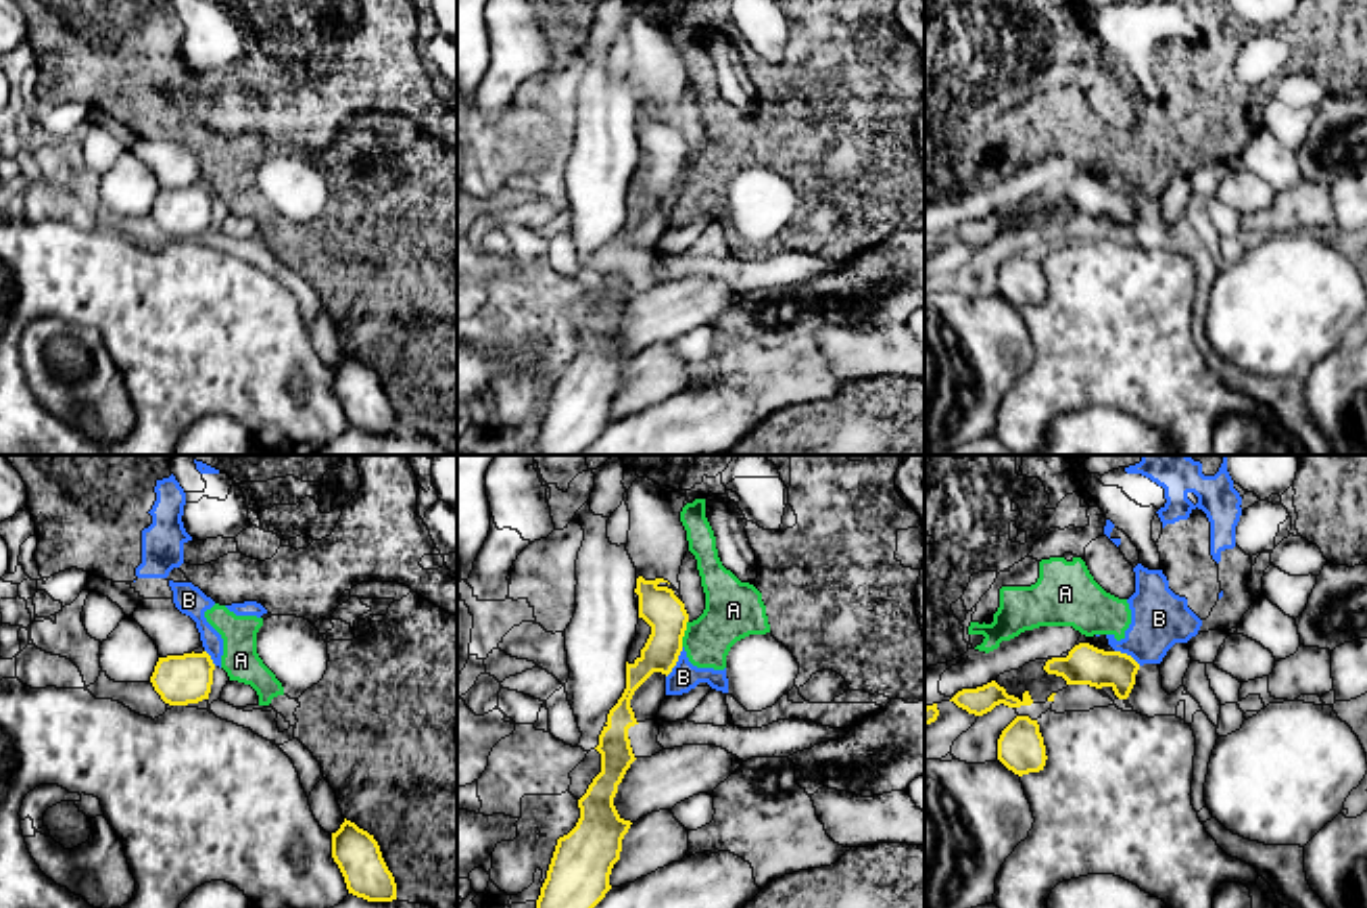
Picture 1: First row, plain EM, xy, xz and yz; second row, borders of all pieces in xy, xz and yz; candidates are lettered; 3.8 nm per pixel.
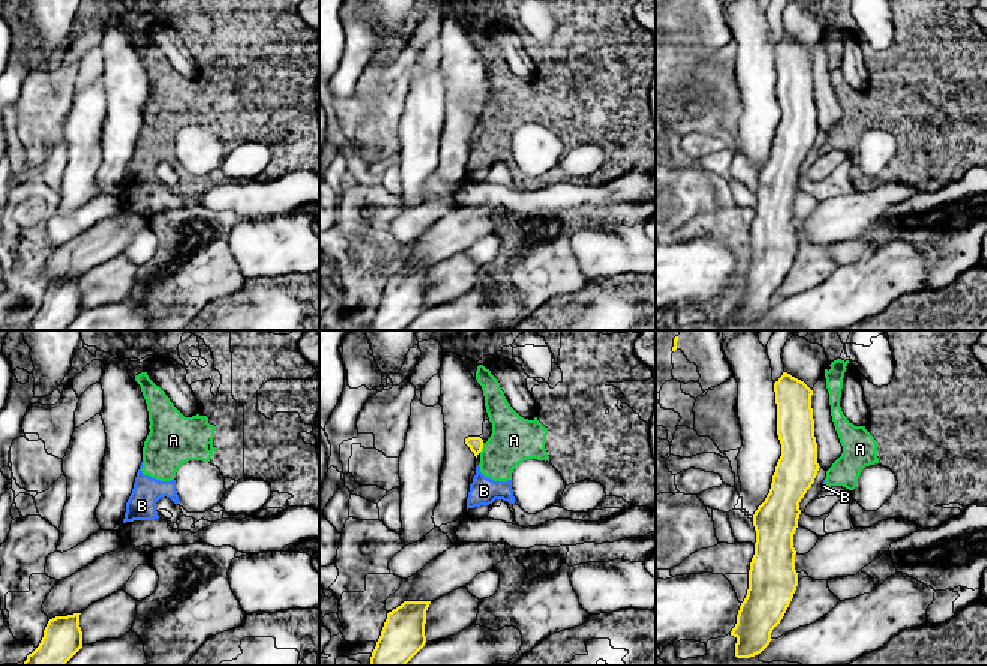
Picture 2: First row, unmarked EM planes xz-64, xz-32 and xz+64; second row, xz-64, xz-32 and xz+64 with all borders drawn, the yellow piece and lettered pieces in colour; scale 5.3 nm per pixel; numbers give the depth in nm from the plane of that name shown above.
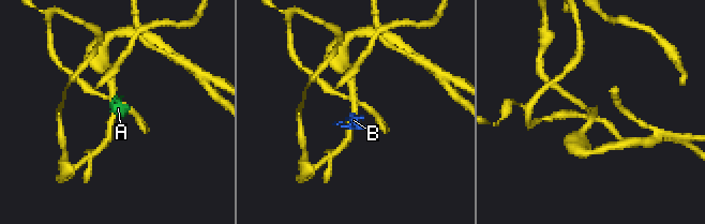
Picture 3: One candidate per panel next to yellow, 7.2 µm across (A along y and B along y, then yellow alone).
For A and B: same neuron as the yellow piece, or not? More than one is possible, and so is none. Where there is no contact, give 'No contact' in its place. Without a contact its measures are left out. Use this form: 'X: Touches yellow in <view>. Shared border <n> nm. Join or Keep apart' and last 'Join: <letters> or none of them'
A: Touches yellow in xz. Shared border 110 nm. Keep apart
B: Touches yellow in xz. Shared border 140 nm. Keep apart
Join: none of them

